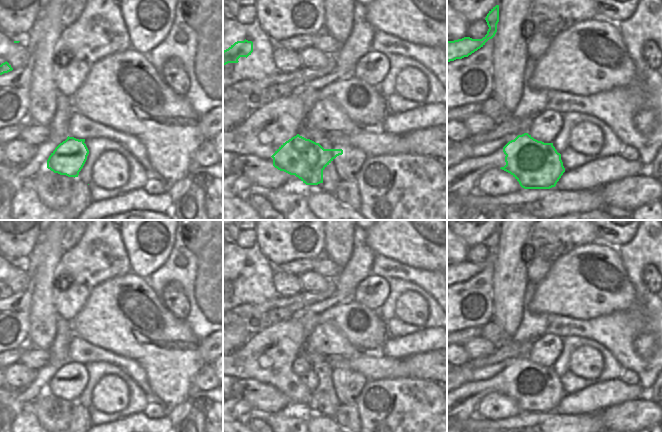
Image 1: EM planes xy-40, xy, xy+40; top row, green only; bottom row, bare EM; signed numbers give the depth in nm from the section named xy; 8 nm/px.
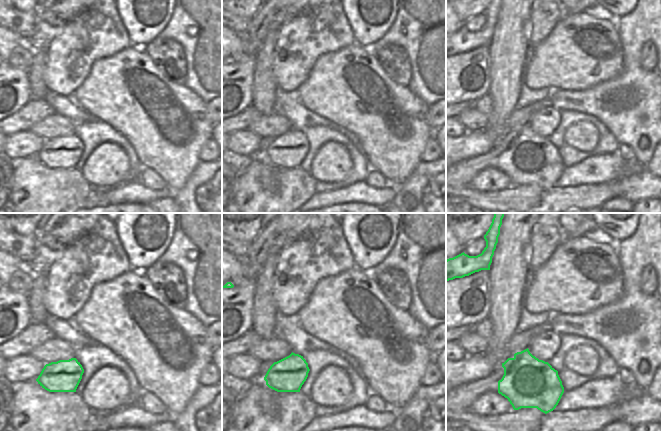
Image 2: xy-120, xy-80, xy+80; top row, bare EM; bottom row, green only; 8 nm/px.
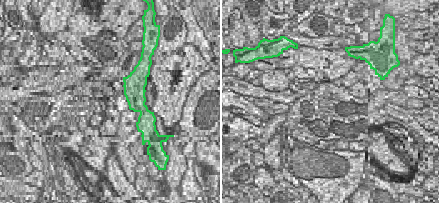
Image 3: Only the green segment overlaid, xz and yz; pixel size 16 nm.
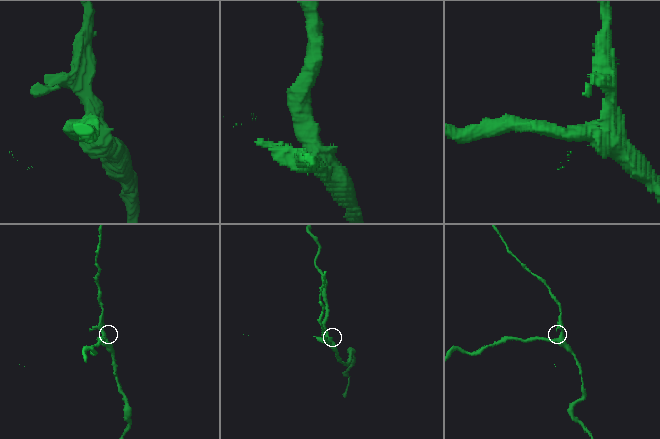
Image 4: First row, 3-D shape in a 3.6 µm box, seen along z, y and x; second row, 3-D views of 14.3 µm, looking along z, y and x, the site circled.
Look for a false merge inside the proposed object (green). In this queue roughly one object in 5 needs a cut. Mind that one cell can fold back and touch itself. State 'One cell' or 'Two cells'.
Two cells.

